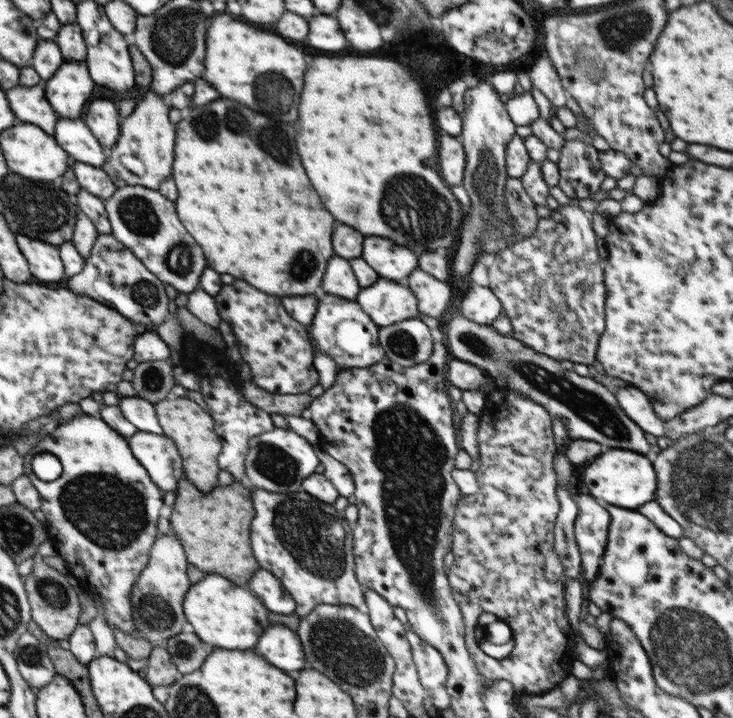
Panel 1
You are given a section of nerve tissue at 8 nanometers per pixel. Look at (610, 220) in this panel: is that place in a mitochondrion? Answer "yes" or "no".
no

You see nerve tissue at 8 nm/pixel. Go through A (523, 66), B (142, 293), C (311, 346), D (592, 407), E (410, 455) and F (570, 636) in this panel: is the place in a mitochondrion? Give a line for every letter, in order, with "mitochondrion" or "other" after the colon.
A: other
B: mitochondrion
C: other
D: mitochondrion
E: mitochondrion
F: other

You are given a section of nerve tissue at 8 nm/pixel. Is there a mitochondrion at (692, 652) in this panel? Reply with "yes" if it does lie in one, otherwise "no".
yes

